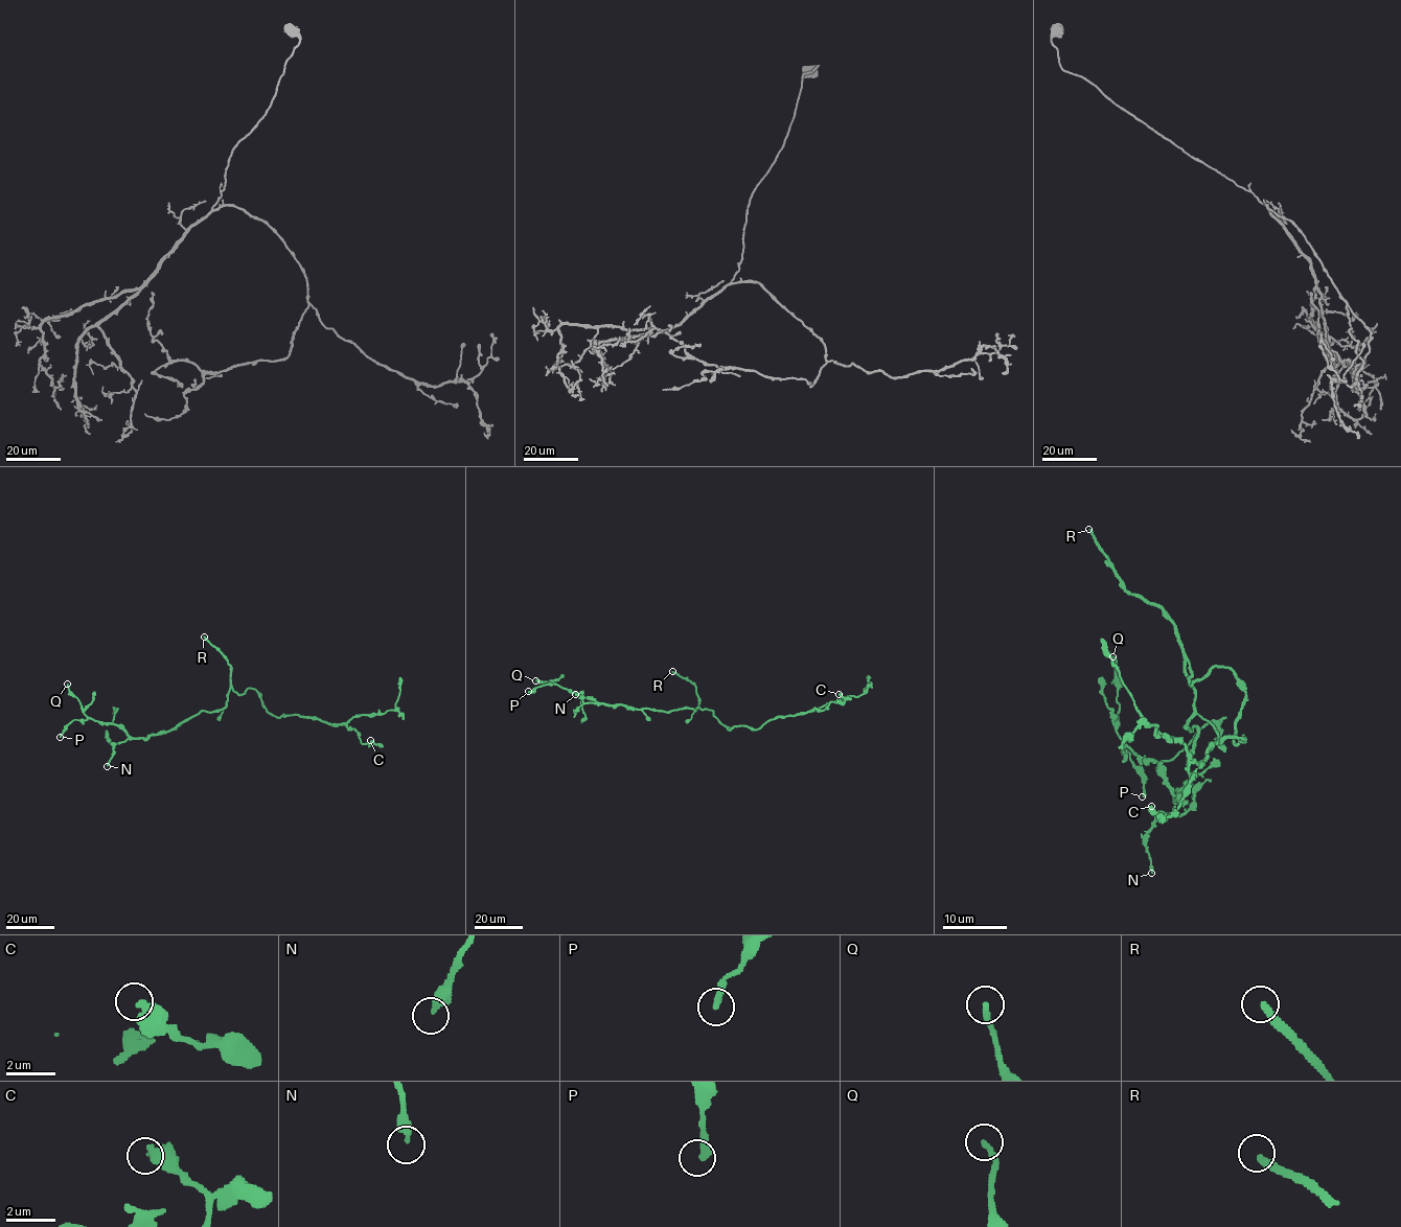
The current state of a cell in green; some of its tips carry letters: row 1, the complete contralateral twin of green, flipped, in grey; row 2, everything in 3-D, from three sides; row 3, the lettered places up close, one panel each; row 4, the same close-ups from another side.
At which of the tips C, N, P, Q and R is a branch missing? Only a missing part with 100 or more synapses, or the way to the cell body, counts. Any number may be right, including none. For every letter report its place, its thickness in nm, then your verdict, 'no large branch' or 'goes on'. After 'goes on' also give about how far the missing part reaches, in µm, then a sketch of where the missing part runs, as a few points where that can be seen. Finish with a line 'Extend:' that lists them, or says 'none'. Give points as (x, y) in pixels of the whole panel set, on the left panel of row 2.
C: place (370, 740); calibre 480 nm; no large branch
N: place (107, 766); calibre 320 nm; no large branch
P: place (60, 737); calibre 240 nm; no large branch
Q: place (67, 684); calibre 220 nm; no large branch
R: place (204, 637); calibre 240 nm; goes on; missing 180 µm
Extend: R

